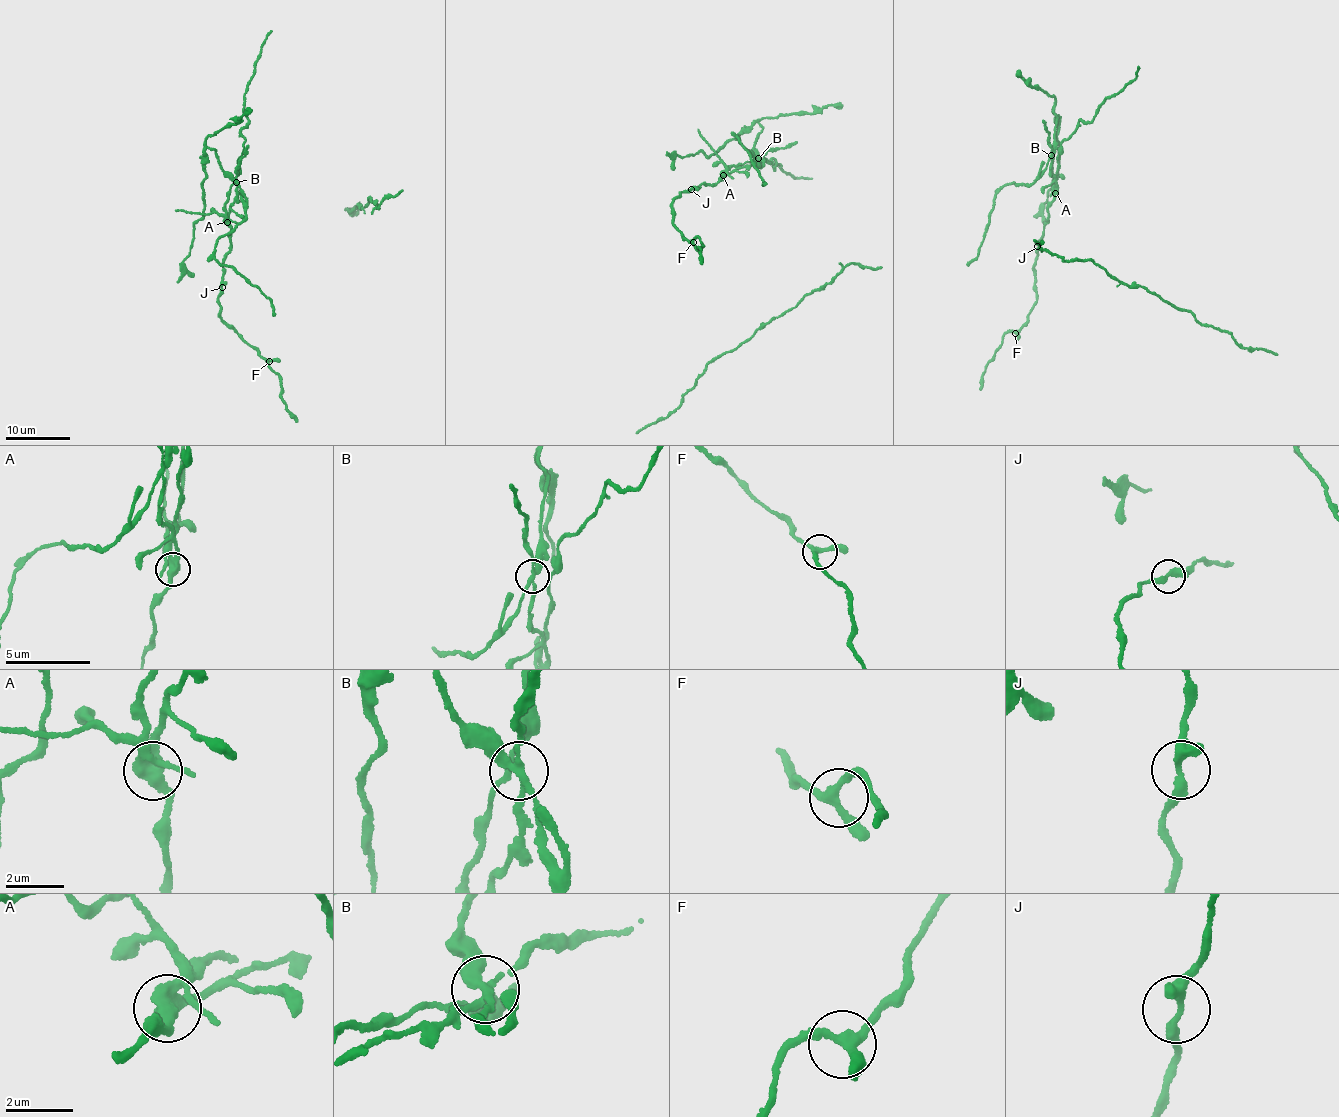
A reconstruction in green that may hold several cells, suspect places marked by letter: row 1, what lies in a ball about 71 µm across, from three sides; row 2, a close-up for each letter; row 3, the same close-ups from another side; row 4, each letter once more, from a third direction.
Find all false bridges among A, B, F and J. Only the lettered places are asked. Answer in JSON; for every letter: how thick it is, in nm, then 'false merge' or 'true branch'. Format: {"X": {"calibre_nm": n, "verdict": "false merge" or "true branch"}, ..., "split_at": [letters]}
{"A": {"calibre_nm": 380, "verdict": "false merge"}, "B": {"calibre_nm": 240, "verdict": "false merge"}, "F": {"calibre_nm": 240, "verdict": "true branch"}, "J": {"calibre_nm": 260, "verdict": "true branch"}, "split_at": ["A", "B"]}

